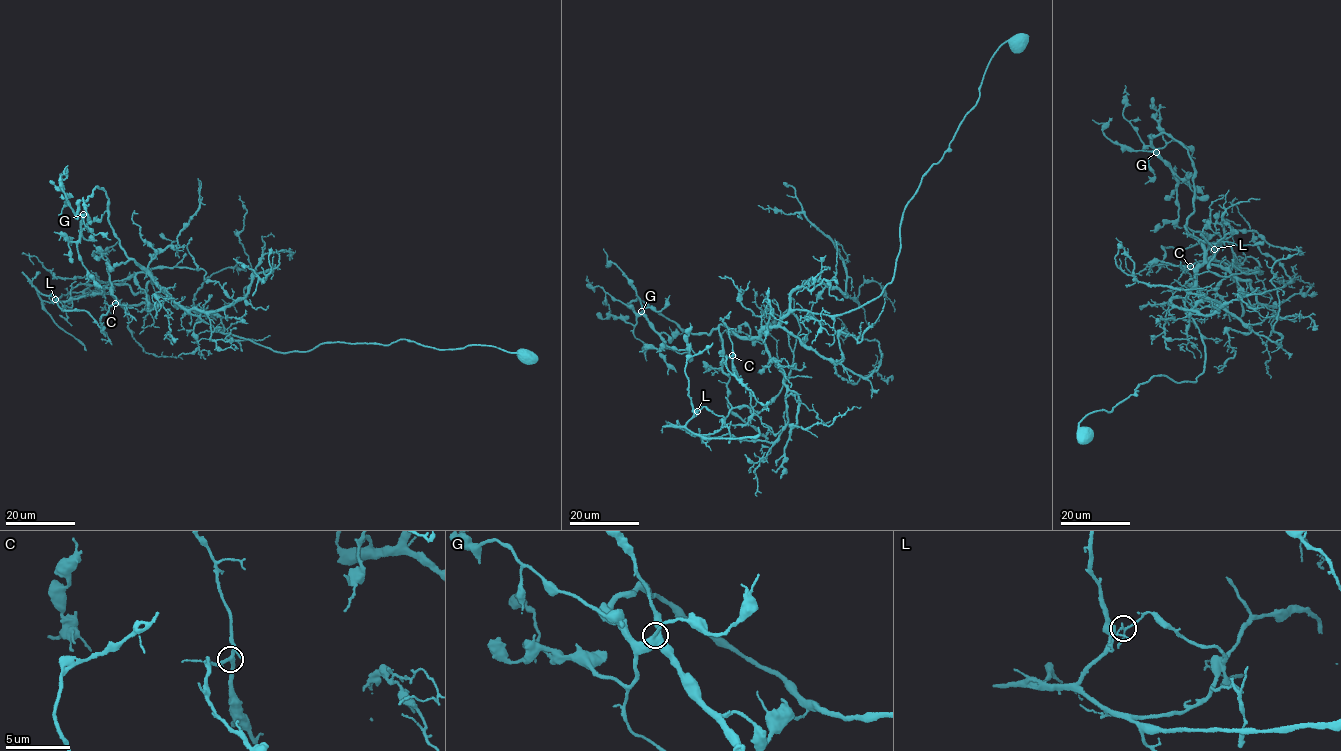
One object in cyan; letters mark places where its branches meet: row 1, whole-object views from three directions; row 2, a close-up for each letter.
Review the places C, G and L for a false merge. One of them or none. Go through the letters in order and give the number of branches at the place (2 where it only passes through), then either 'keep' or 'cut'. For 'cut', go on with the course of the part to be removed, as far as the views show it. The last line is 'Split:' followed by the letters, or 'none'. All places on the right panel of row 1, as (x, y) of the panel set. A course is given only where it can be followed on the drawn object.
C: 4 branches meet; keep
G: 4 branches meet; keep
L: 4 branches meet; cut; foreign part runs (1214, 248), (1225, 238), (1241, 262), (1234, 265), (1263, 273), (1216, 275), (1208, 269), (1214, 250), (1200, 233)
Split: L

